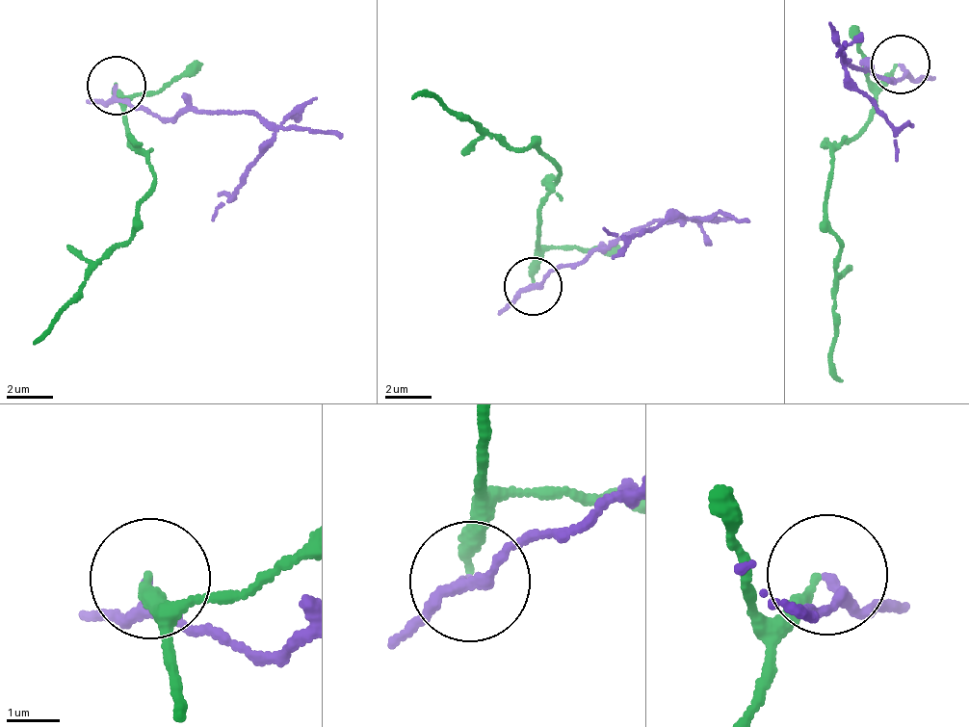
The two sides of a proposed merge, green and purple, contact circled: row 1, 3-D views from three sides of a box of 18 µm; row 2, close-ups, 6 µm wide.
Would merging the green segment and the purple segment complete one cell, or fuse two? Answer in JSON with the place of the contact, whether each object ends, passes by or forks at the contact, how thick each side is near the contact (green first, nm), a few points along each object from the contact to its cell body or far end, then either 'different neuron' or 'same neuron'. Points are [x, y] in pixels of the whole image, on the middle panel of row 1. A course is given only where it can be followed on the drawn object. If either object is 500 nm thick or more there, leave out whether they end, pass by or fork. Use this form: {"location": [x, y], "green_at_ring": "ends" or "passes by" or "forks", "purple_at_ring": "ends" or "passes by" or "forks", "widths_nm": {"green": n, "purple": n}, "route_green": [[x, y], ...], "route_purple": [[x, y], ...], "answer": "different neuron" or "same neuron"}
{"location": [533, 286], "green_at_ring": "ends", "purple_at_ring": "passes by", "widths_nm": {"green": 240, "purple": 160}, "route_green": [[535, 282], [535, 232], [557, 181], [557, 165], [539, 145], [512, 148], [431, 95], [410, 100]], "route_purple": [[535, 288], [543, 285], [574, 263], [663, 218], [677, 215], [682, 217], [629, 238], [602, 230]], "answer": "different neuron"}

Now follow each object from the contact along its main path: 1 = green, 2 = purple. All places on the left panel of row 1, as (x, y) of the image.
1: (117, 82), (124, 135), (147, 156), (153, 193), (142, 222), (120, 249), (47, 324), (32, 346)
2: (117, 85), (130, 102), (163, 116), (248, 111), (274, 136), (234, 197), (211, 220)

